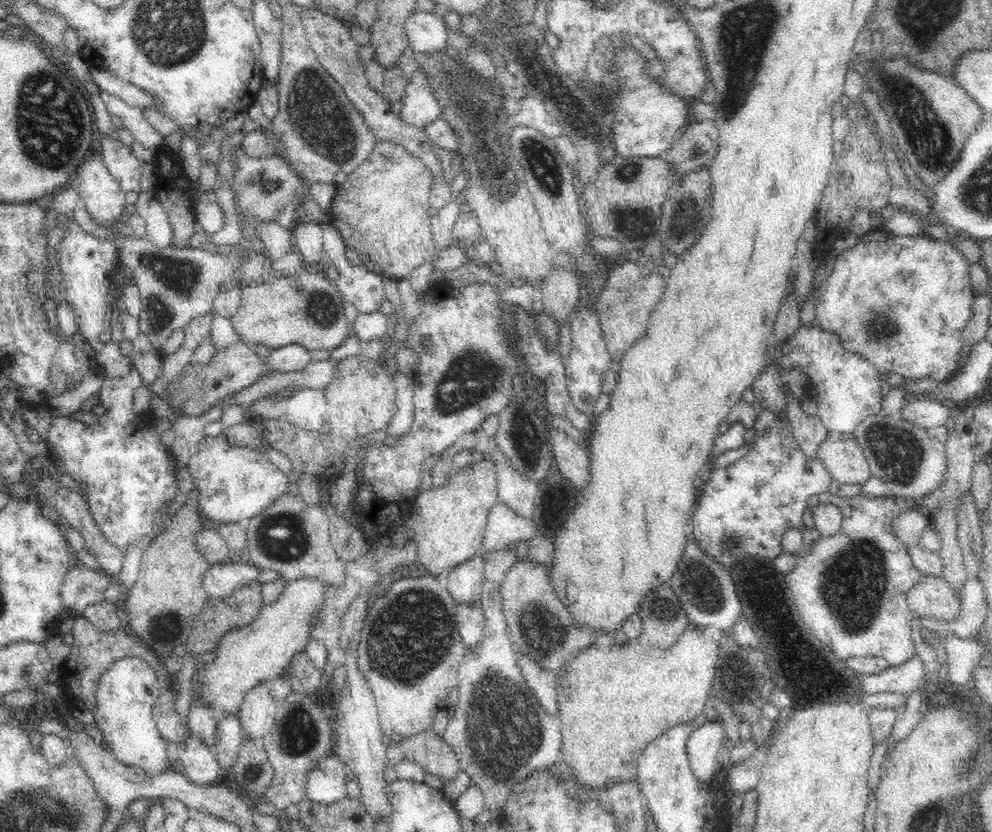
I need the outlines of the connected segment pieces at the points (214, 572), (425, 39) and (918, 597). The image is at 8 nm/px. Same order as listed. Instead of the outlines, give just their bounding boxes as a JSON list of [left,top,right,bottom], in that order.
[[203,556,262,600],[405,12,448,53],[906,575,960,622]]

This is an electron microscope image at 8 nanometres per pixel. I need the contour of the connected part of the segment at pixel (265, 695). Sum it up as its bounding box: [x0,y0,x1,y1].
[236,679,277,740]

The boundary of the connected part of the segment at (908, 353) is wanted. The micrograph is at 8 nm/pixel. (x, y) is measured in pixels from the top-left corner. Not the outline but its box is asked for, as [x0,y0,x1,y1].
[814,227,975,382]

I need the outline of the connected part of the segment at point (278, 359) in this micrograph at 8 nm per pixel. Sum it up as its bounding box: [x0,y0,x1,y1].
[265,344,313,372]

